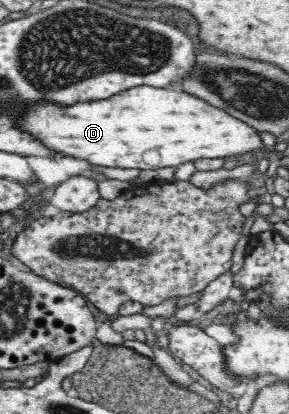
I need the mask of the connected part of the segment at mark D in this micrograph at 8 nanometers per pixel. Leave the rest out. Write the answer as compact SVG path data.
M135 86L113 98L61 108L57 104L29 106L20 128L60 152L97 166L156 170L201 158L244 155L265 148L260 133L246 122L227 114L187 91Z

